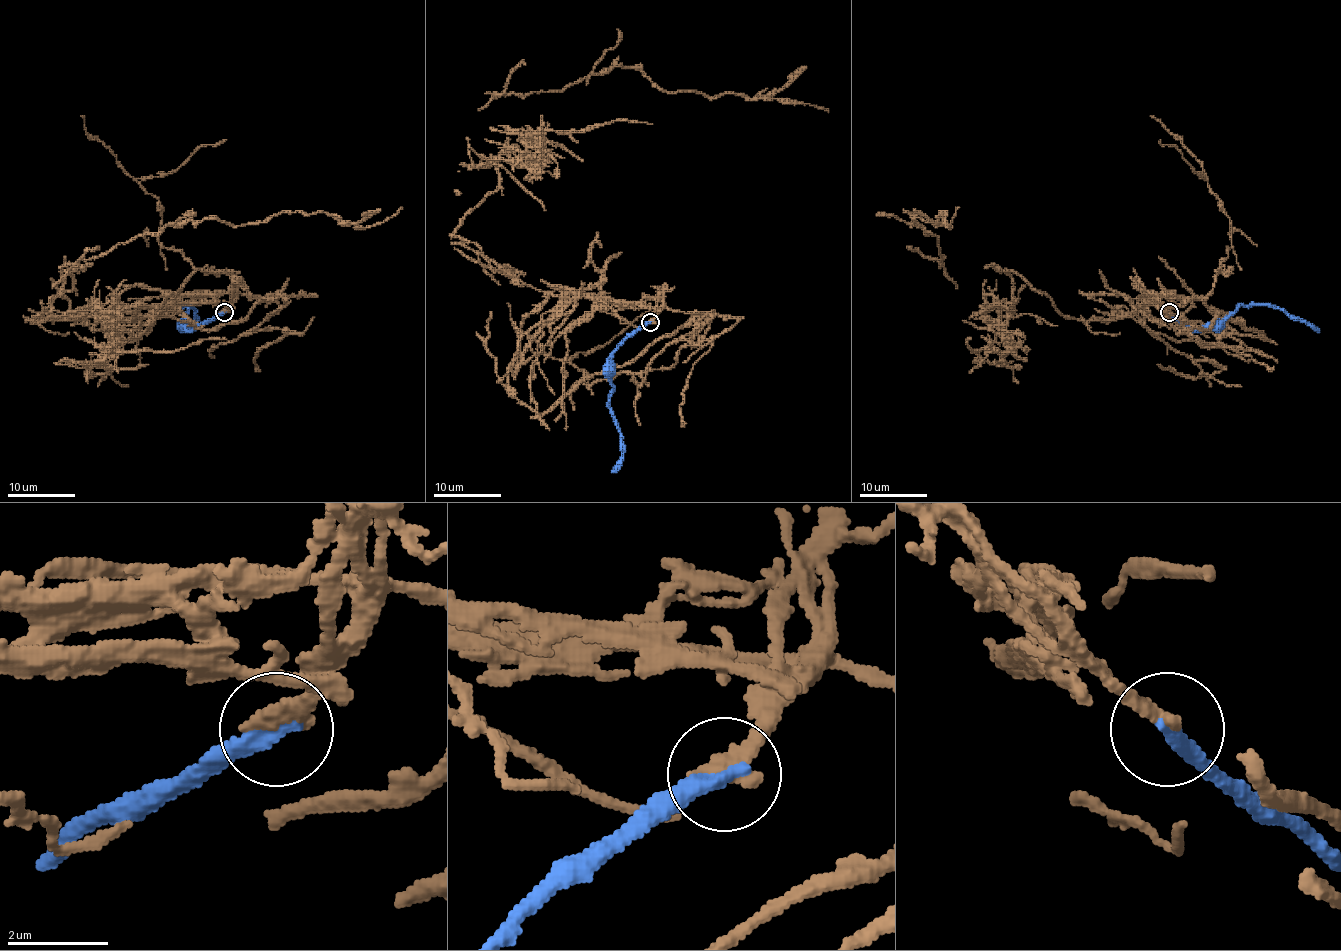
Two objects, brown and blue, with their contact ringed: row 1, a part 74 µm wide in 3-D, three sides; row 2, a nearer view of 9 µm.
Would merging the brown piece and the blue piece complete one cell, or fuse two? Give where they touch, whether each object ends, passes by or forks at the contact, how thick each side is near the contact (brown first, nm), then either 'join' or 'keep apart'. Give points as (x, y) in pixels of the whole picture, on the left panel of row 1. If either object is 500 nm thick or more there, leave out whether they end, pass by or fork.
(224, 312) | brown ends | blue ends | 440/380 nm | keep apart

